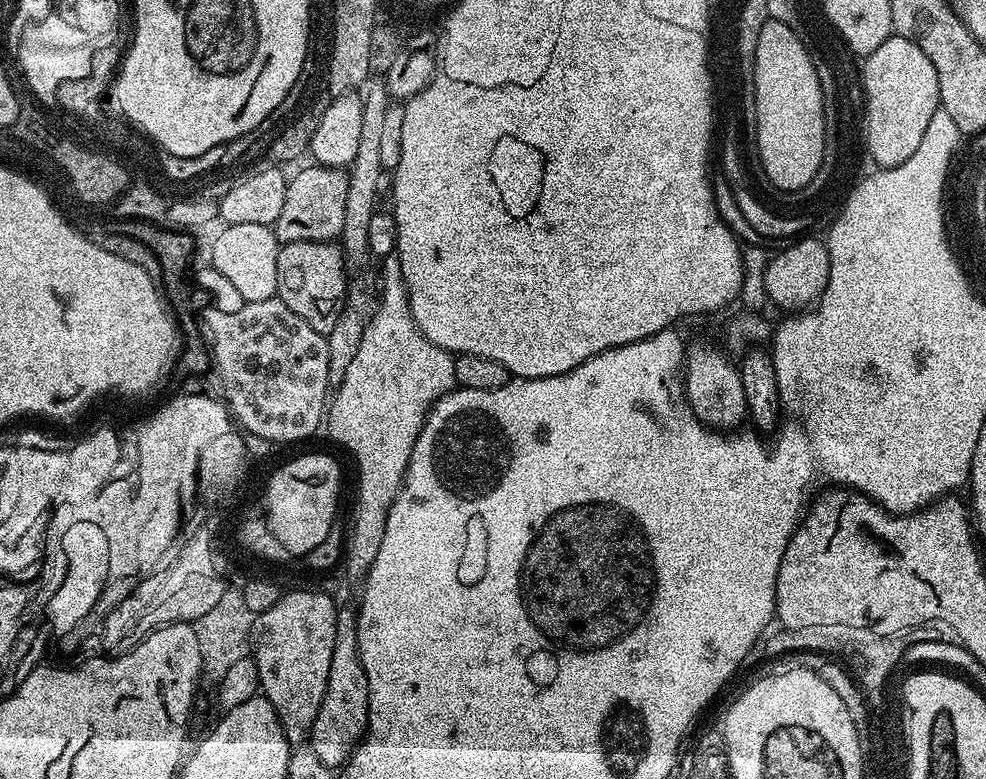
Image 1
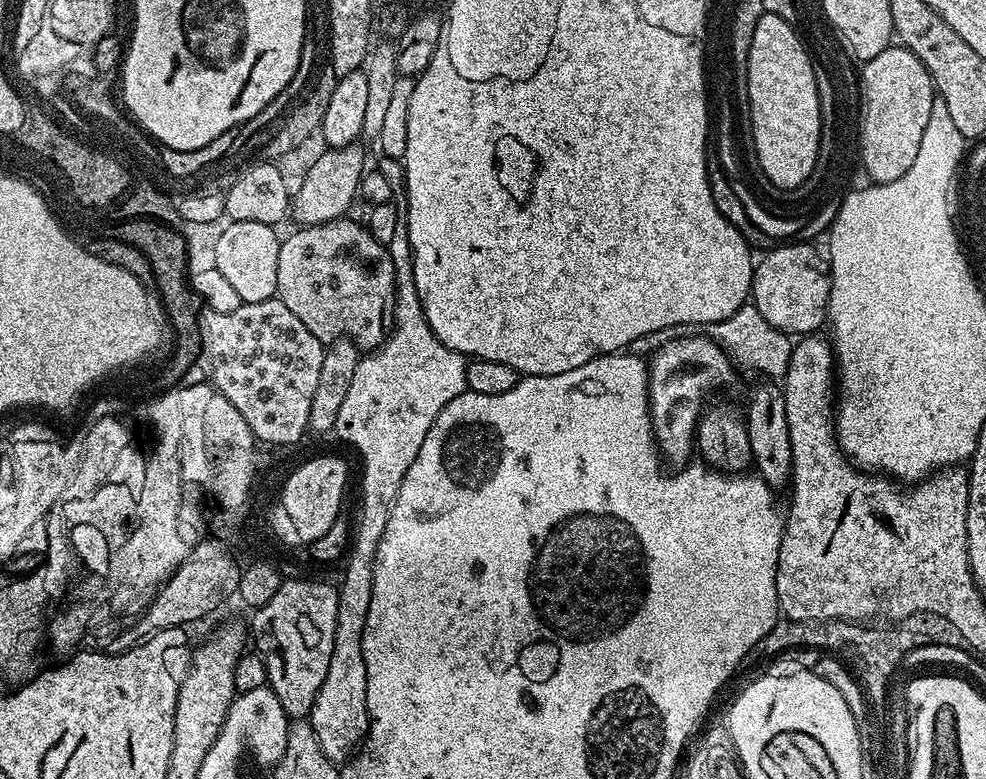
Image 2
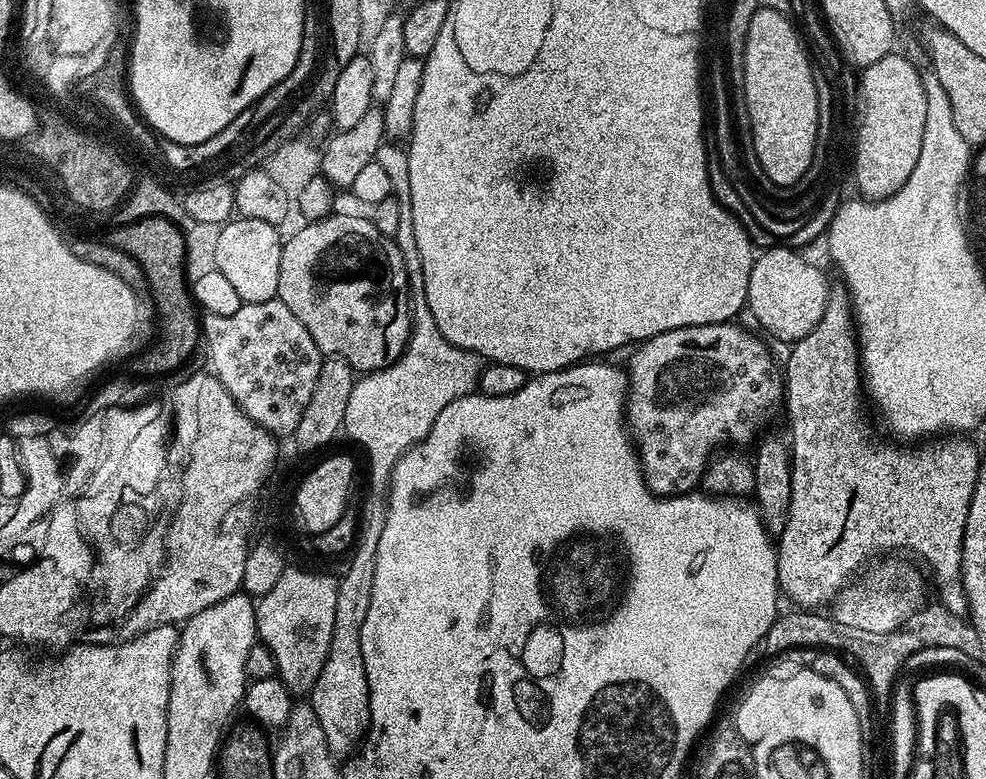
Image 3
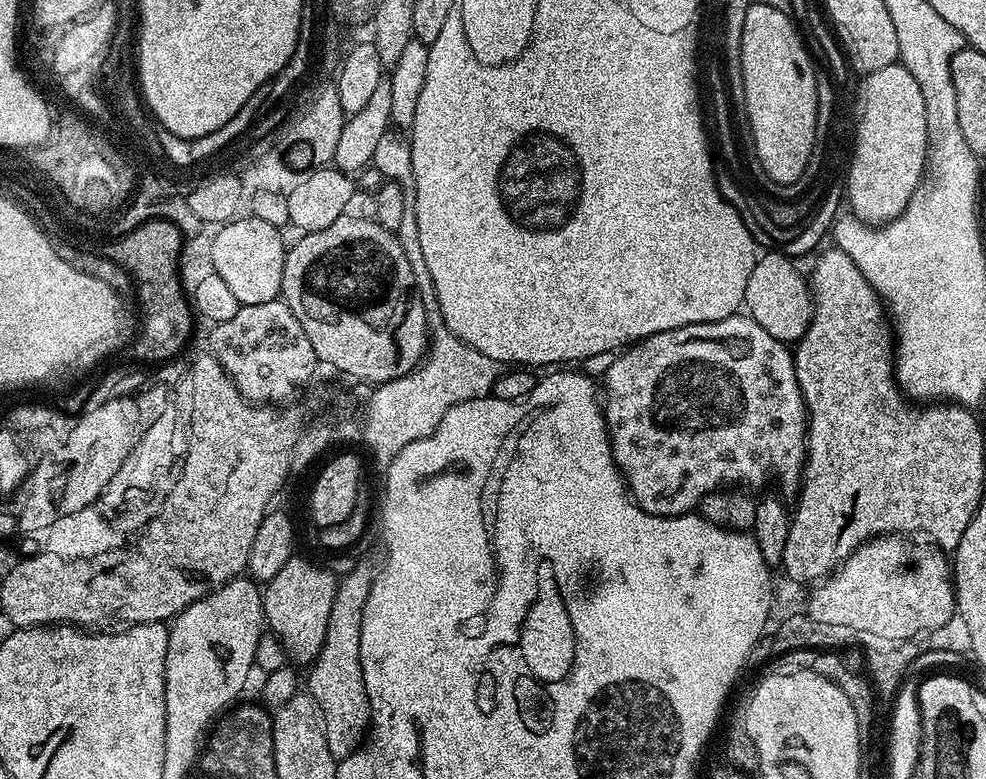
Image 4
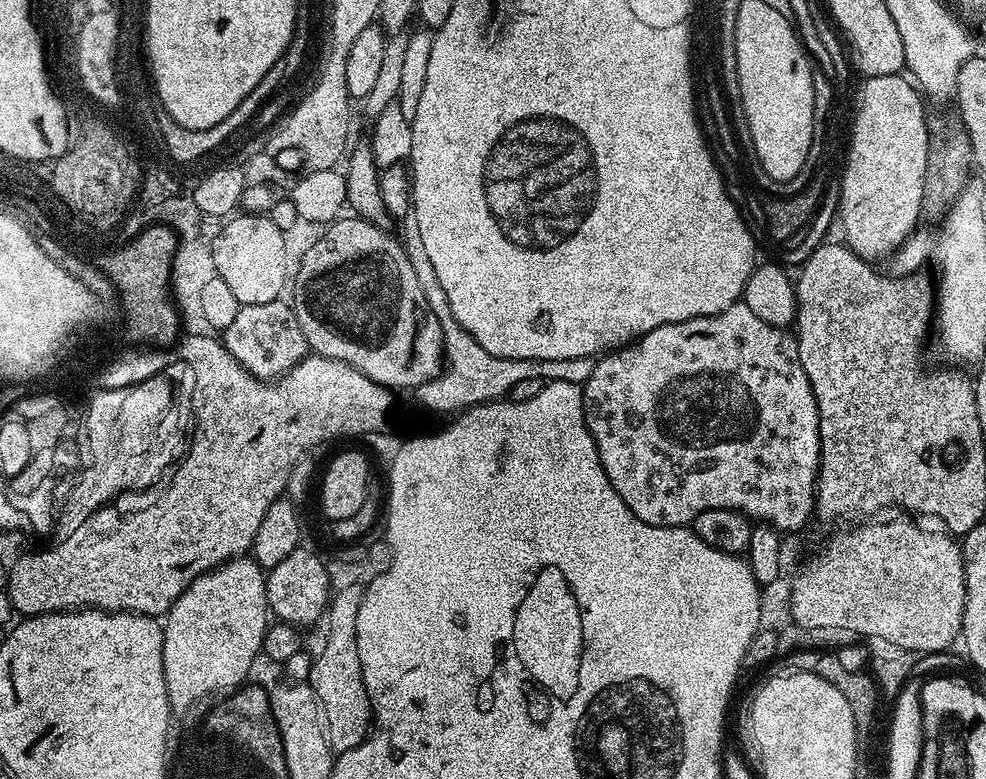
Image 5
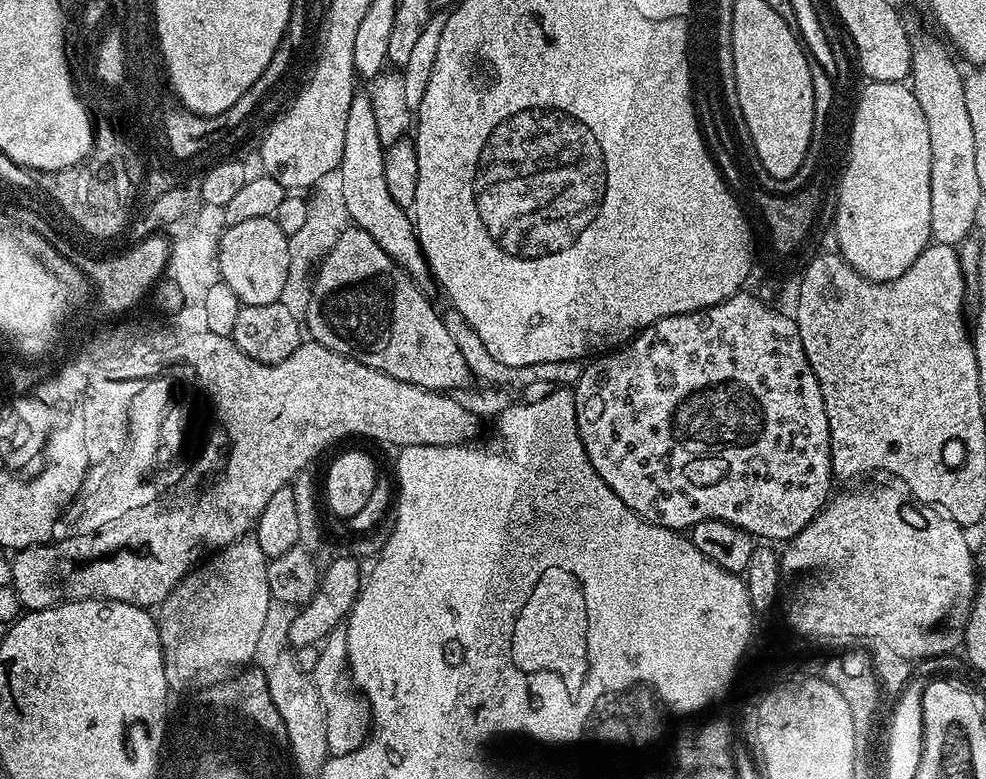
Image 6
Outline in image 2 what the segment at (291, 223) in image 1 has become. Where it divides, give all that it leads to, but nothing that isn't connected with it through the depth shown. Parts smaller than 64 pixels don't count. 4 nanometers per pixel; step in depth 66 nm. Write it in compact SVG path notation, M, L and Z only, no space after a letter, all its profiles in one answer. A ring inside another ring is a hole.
M359 143L347 144L341 148L328 148L308 168L300 189L295 189L290 200L290 216L300 226L325 224L341 219L352 204L356 191L360 188L360 179L364 176L364 152Z

